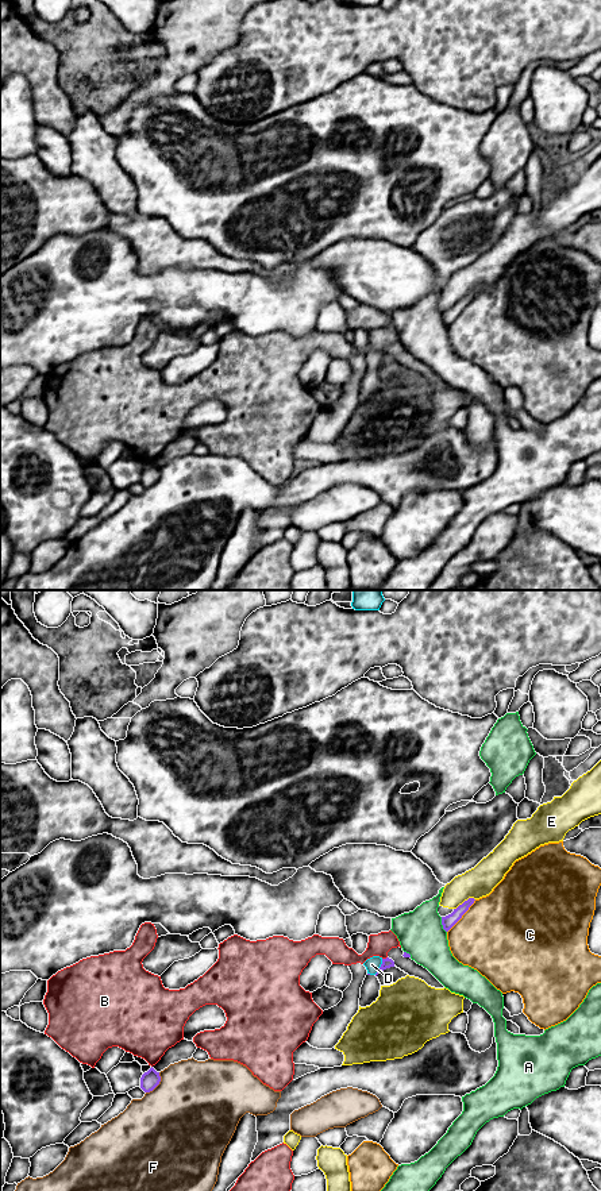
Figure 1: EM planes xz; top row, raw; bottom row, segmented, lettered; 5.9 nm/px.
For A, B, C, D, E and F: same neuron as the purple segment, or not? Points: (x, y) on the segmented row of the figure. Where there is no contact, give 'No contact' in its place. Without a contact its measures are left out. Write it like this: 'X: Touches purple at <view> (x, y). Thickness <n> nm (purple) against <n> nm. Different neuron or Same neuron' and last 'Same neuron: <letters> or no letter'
A: Touches purple at xz (442, 924). Thickness 80 nm (purple) against 280 nm. Different neuron
B: Touches purple at xz (384, 959). Thickness 60 nm (purple) against 130 nm. Different neuron
C: Touches purple at xz (462, 914). Thickness 80 nm (purple) against 480 nm. Different neuron
D: Touches purple at xz (380, 967). Thickness 60 nm (purple) against 90 nm. Different neuron
E: Touches purple at xz (465, 901). Thickness 80 nm (purple) against 180 nm. Different neuron
F: Touches purple at xz (157, 1084). Thickness 110 nm (purple) against 500 nm. Different neuron
Same neuron: no letter

